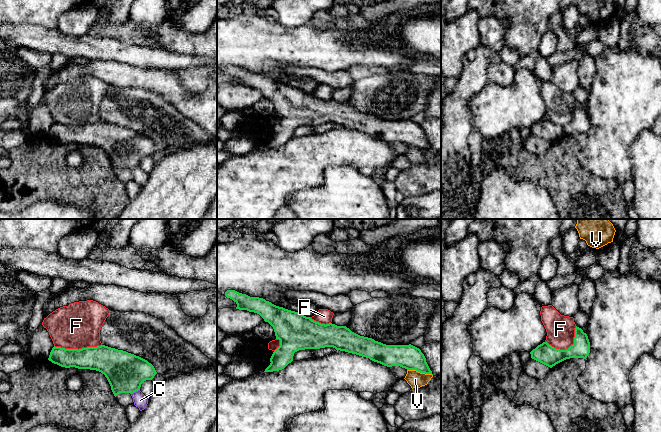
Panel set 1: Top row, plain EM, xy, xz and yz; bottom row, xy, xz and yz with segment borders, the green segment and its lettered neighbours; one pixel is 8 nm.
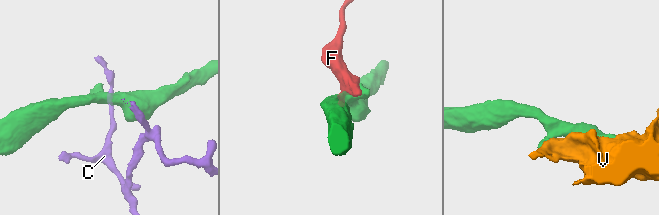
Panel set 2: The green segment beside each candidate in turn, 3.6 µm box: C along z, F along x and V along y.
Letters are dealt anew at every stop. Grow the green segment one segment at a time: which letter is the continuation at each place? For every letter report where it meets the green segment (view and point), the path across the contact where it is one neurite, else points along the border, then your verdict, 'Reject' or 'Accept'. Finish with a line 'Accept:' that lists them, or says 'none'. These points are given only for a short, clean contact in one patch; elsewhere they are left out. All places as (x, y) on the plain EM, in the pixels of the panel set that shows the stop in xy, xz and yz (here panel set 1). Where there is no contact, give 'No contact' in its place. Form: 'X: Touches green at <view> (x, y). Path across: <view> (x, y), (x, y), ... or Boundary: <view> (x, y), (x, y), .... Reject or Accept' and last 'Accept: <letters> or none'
C: Touches green at xy (135, 167). Boundary: xy (139, 165), (131, 170). Reject
F: Touches green at xy (77, 125). Reject
V: Touches green at xz (420, 148). Reject
Accept: none

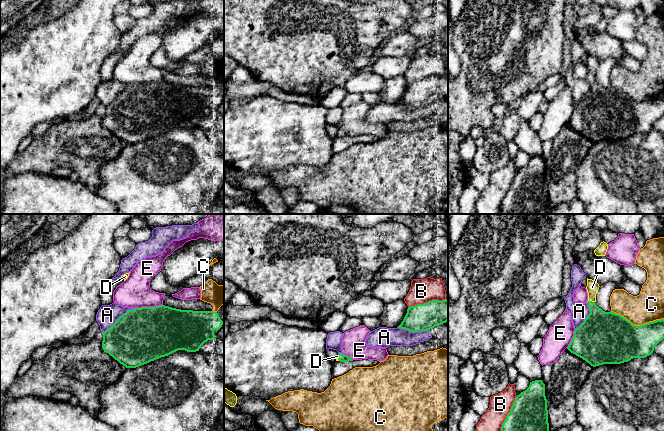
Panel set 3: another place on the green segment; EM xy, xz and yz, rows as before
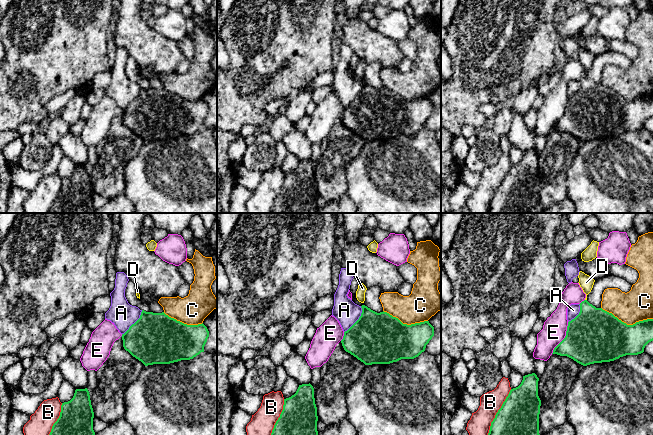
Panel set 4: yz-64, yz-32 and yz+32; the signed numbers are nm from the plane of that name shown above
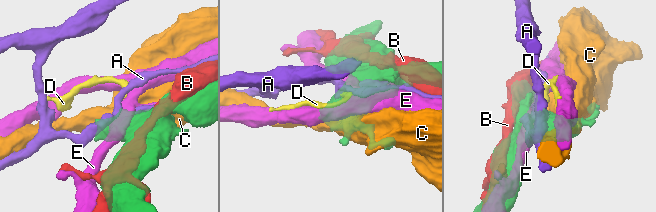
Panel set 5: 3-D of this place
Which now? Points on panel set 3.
A: Touches green at xy (118, 94). Reject
B: Touches green at yz (506, 193). Reject
C: Touches green at yz (637, 102). Reject
D: Touches green at yz (590, 77). Path across: yz (601, 106), (597, 91), (590, 77), (592, 63). Accept
E: Touches green at xy (148, 83). Reject
Accept: D

